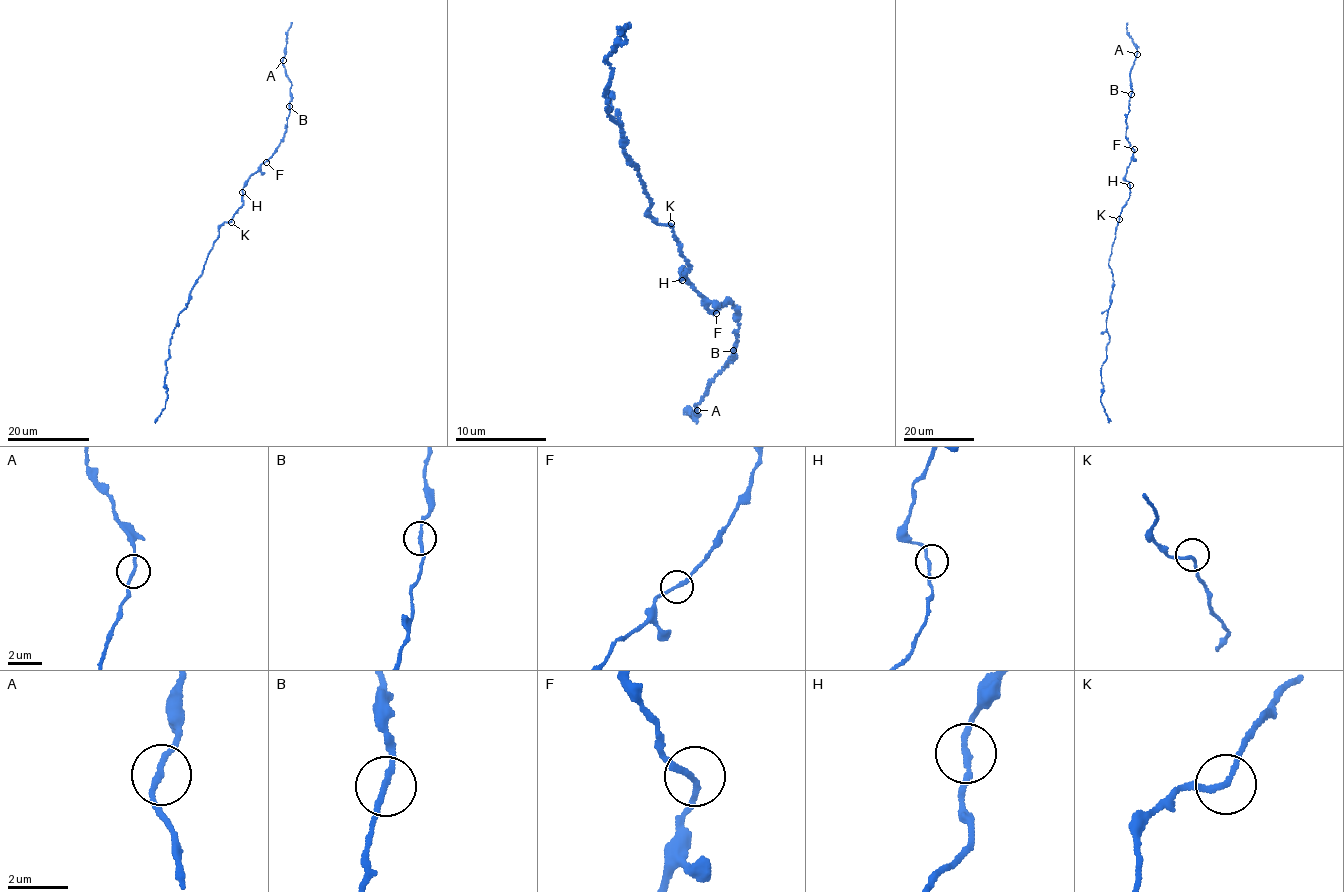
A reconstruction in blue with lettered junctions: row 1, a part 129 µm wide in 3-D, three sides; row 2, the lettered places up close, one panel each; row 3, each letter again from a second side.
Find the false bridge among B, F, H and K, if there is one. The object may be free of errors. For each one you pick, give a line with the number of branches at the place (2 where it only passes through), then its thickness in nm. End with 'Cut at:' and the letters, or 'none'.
Cut at: none

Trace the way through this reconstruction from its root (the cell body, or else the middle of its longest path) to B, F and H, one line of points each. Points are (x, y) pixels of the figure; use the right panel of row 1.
B: (1120, 218), (1130, 191), (1125, 176), (1134, 150), (1126, 135), (1131, 94)
F: (1120, 218), (1121, 207), (1129, 197), (1130, 185), (1125, 176), (1134, 149)
H: (1120, 218), (1121, 207), (1129, 197), (1130, 185)

